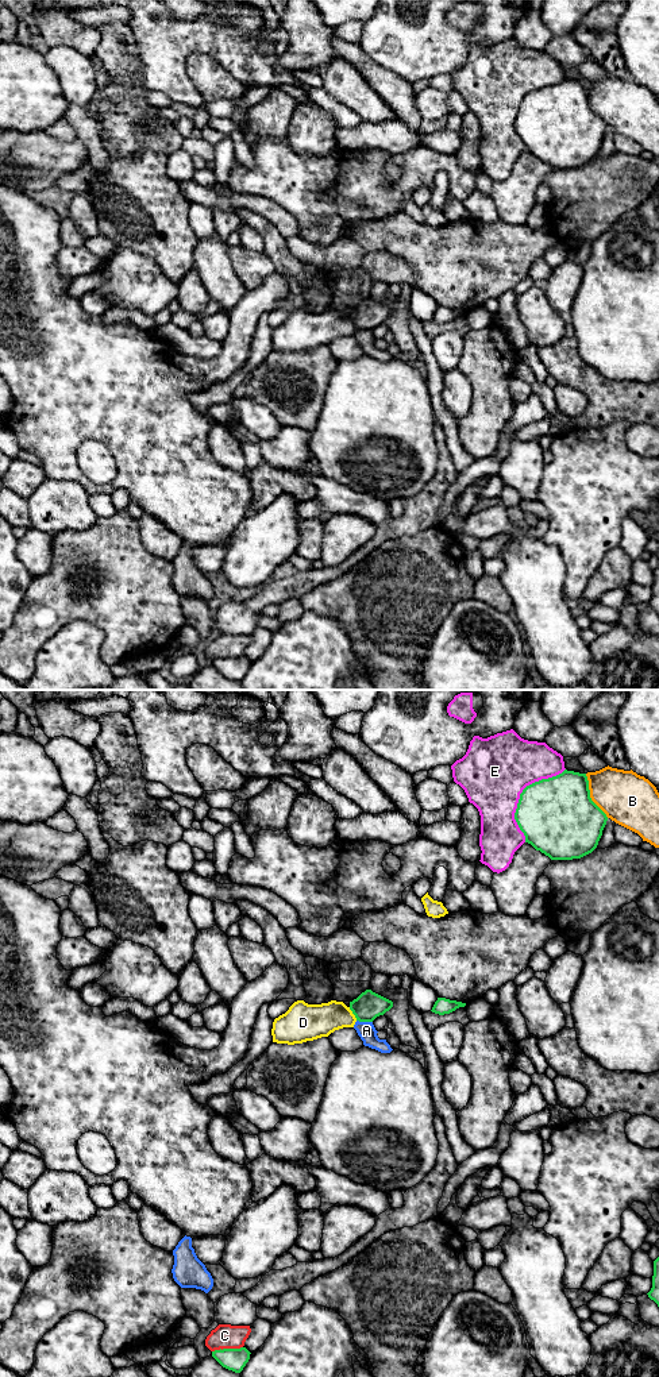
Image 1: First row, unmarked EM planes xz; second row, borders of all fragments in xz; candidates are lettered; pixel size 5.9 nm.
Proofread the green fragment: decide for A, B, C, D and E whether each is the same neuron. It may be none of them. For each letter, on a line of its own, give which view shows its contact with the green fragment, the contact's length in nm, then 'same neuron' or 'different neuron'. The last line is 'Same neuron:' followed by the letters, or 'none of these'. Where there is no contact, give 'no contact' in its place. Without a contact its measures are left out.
A: xz | 100 nm | different neuron
B: xz | 300 nm | different neuron
C: xz | 190 nm | different neuron
D: xz | 90 nm | different neuron
E: xz | 500 nm | different neuron
Same neuron: none of these

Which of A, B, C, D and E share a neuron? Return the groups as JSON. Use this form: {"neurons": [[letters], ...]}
{"neurons": [["A"], ["B"], ["C"], ["D"], ["E"]]}

